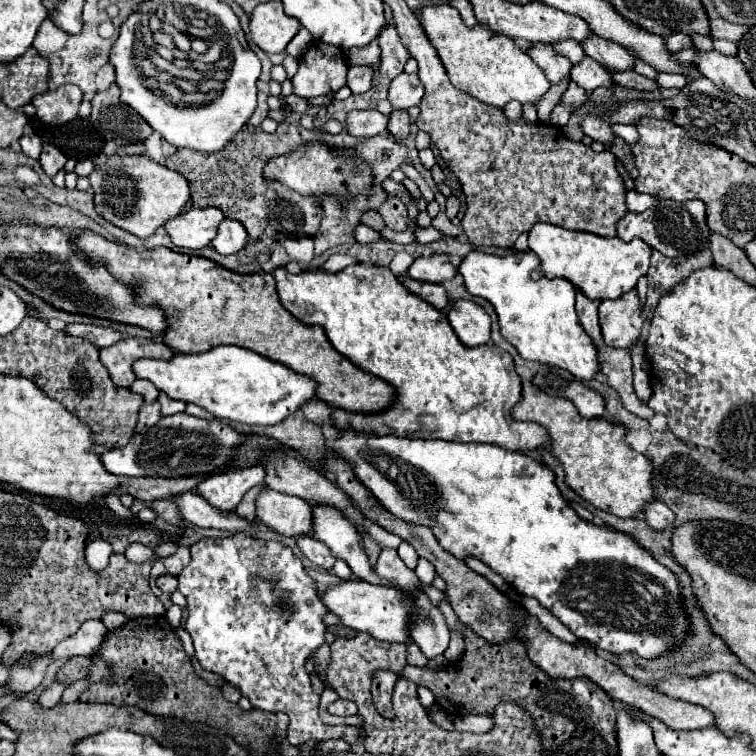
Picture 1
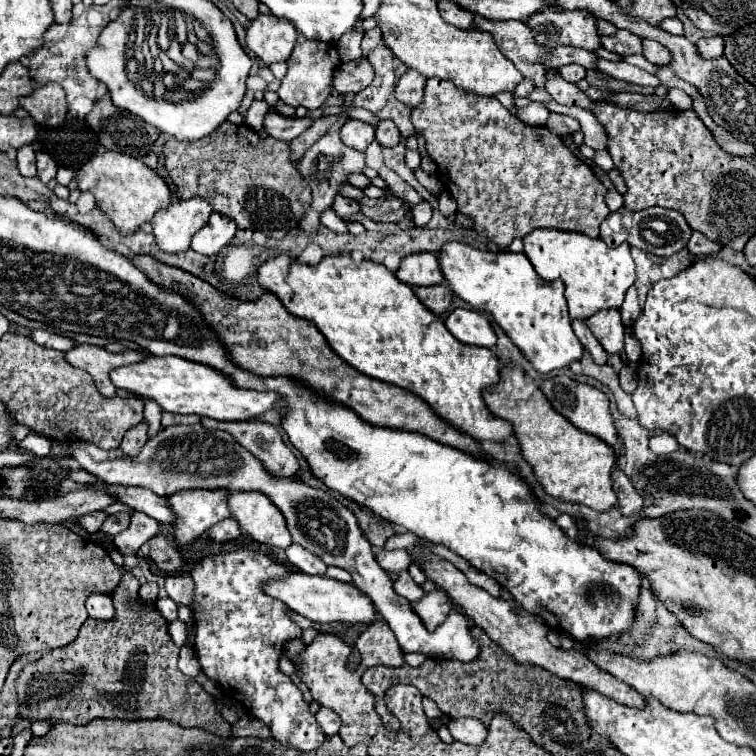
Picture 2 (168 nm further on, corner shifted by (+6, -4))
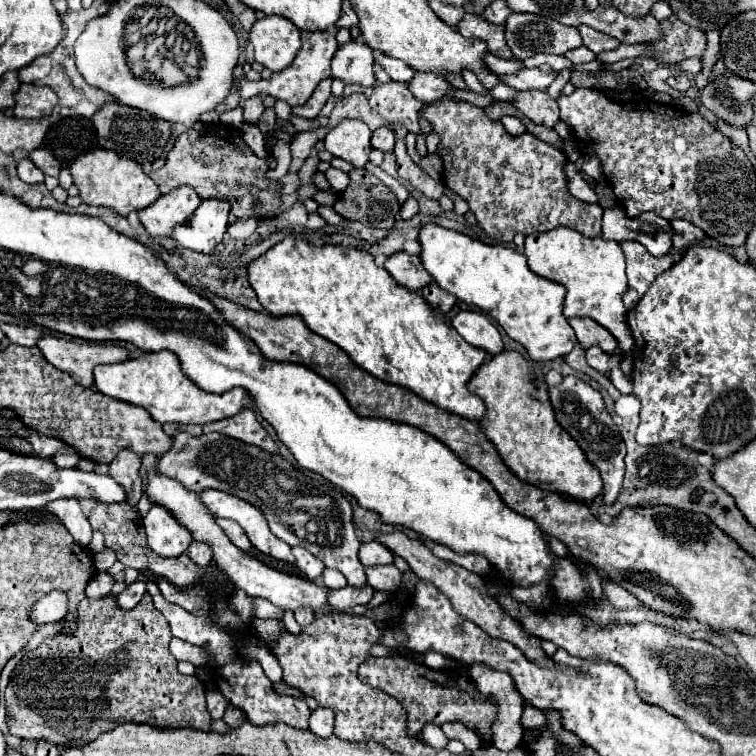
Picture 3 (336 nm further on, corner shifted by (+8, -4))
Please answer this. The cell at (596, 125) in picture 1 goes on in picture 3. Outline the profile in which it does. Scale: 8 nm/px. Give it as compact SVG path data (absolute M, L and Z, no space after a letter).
M526 90L520 92L510 100L526 118L530 118L534 124L542 124L548 128L554 128L558 118L558 104L554 98L548 96L546 90Z

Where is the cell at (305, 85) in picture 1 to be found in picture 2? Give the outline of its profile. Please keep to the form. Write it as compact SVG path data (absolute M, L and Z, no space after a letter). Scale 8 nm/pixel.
M302 34L296 40L296 46L288 58L288 72L282 80L278 96L282 102L298 108L304 106L308 110L320 108L324 100L334 92L334 70L340 64L340 56L334 44L326 44L320 40L308 40Z

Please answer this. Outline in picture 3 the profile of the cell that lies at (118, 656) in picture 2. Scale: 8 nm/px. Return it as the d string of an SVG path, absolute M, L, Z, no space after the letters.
M148 592L132 610L116 608L114 596L100 600L84 598L78 604L76 620L78 628L74 632L58 632L56 636L46 638L38 648L26 652L14 668L4 692L6 718L14 736L46 740L56 746L72 748L96 740L96 736L122 722L152 724L158 728L210 730L212 718L206 710L204 686L196 676L184 676L178 672L178 660L168 650L172 640L168 622L154 608Z

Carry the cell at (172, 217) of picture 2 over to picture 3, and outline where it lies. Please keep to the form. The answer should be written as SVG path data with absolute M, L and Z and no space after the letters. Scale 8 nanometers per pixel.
M180 186L168 194L162 194L154 204L138 212L144 228L154 236L170 236L176 224L182 224L200 206L200 196L194 188Z

